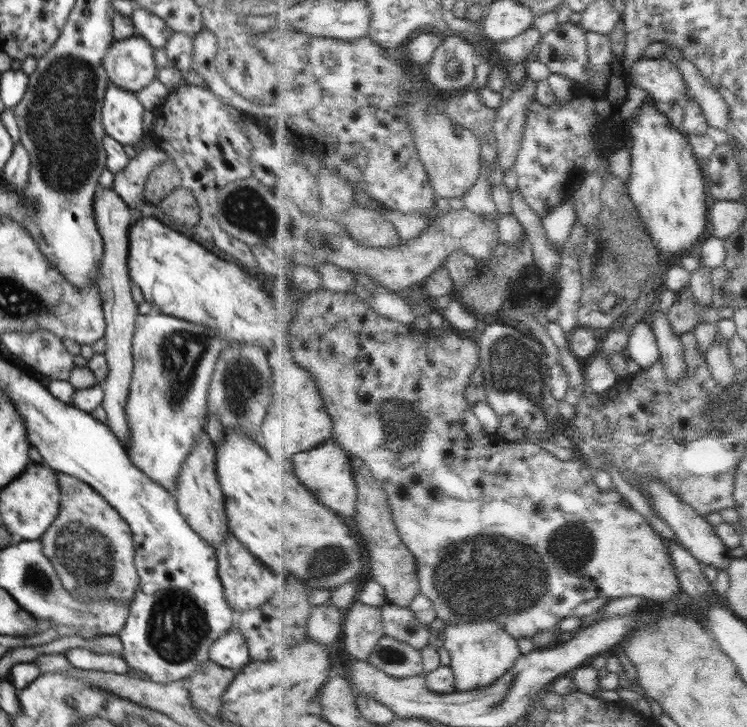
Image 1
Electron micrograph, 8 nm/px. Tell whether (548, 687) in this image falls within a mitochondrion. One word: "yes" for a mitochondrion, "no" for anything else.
no

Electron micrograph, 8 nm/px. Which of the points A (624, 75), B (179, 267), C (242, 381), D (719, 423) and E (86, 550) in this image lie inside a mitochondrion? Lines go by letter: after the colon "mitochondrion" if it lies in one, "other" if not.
A: other
B: other
C: mitochondrion
D: mitochondrion
E: mitochondrion

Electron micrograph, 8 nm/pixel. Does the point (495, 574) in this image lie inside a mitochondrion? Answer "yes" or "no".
yes

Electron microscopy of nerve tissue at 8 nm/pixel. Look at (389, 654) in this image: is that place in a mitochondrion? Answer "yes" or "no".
yes

